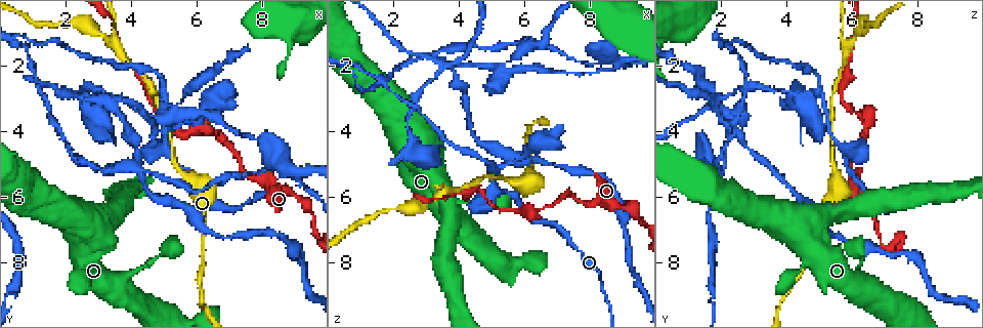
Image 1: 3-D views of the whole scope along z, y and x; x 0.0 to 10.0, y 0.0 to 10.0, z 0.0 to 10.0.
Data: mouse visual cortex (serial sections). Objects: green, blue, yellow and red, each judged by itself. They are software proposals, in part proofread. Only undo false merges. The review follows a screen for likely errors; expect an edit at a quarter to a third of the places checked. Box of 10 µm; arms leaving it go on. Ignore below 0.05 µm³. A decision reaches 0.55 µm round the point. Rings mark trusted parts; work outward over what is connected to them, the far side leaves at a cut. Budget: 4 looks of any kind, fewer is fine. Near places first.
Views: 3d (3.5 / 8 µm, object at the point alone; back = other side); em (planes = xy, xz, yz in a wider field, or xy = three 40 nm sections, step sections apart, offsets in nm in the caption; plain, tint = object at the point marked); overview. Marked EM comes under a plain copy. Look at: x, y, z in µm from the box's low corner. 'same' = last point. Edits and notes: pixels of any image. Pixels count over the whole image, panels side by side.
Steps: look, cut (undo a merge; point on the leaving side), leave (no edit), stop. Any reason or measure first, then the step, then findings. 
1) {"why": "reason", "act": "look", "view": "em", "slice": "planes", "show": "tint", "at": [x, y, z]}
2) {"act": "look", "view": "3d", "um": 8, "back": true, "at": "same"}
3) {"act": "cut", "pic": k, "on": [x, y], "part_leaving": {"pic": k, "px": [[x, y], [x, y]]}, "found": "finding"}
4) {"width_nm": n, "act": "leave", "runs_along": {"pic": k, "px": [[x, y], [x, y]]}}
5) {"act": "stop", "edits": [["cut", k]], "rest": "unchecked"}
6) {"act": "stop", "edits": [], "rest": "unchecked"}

{"why": "sharp bend", "act": "look", "view": "3d", "um": 3.5, "at": [5.35, 7.55, 6.15]}

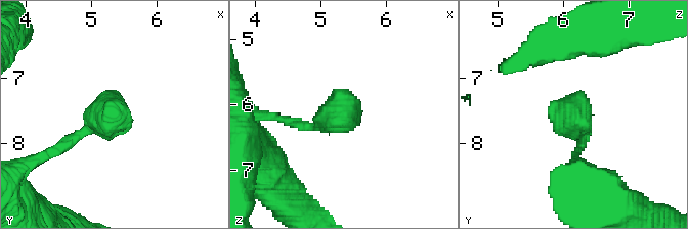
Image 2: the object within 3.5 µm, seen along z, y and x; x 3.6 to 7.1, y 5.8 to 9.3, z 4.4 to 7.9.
{"why": "need the tissue", "act": "look", "view": "em", "slice": "xy", "step": 1, "show": "tint", "at": [5.30, 7.55, 6.15]}

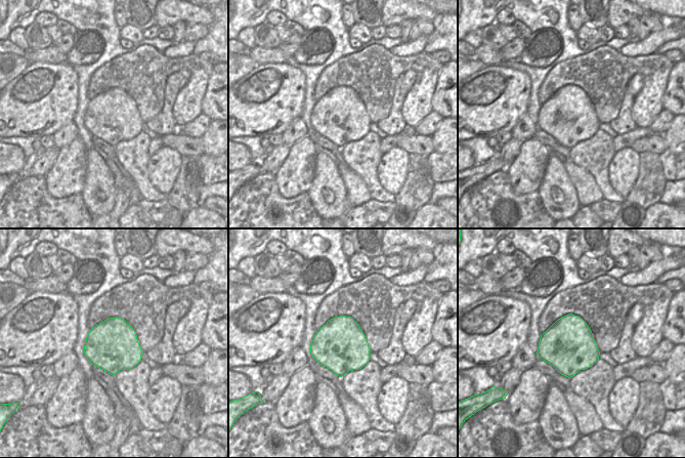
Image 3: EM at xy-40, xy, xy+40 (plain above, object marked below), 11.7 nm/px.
{"width_nm": 600, "act": "leave", "runs_along": {"pic": 2, "px": [[57, 146], [112, 115], [108, 105]]}, "found": "all the same cell"}

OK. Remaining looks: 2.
{"why": "three arms meet", "act": "look", "view": "3d", "um": 8, "at": [5.10, 3.80, 5.25]}

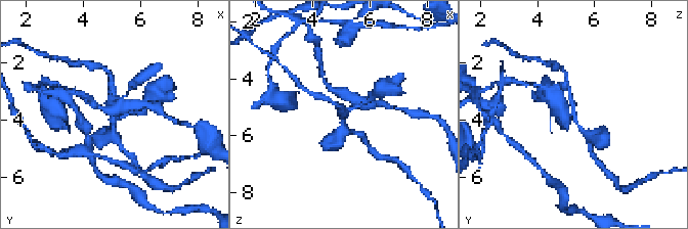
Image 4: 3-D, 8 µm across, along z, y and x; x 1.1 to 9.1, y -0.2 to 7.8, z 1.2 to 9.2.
{"arms": 3, "arm_widths_nm": [150, 200, 250], "why": "shape alone is not enough", "act": "look", "view": "em", "slice": "planes", "show": "tint", "at": "same"}

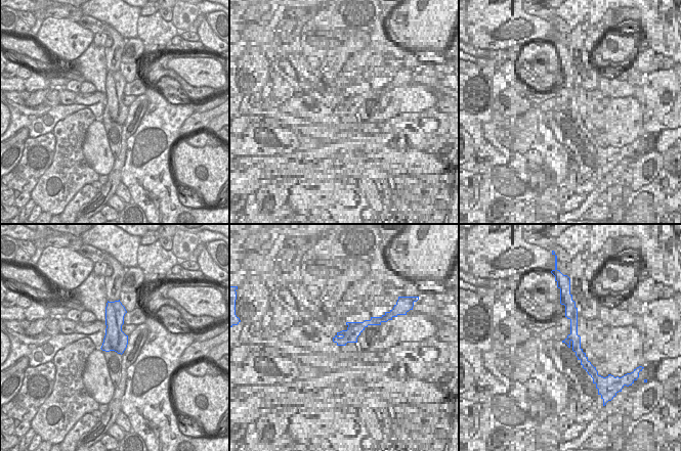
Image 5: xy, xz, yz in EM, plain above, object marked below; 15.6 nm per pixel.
{"act": "leave", "runs_along": {"pic": 4, "px": [[591, 140], [574, 118], [568, 87]]}, "found": "continuous, no second cell"}

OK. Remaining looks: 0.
{"act": "stop", "edits": [], "rest": "unchecked"}

